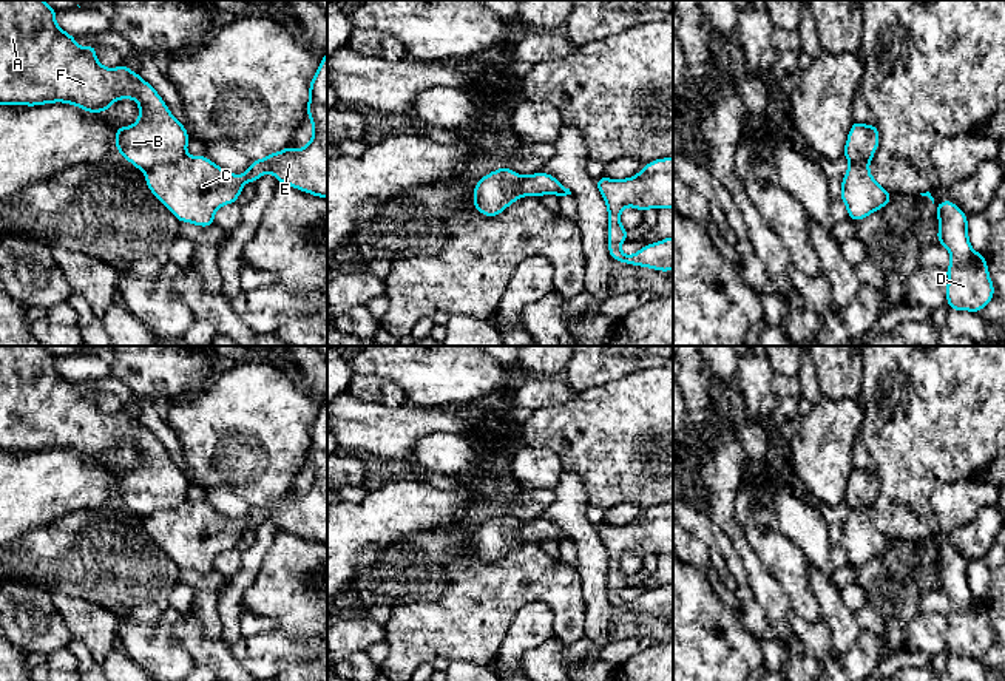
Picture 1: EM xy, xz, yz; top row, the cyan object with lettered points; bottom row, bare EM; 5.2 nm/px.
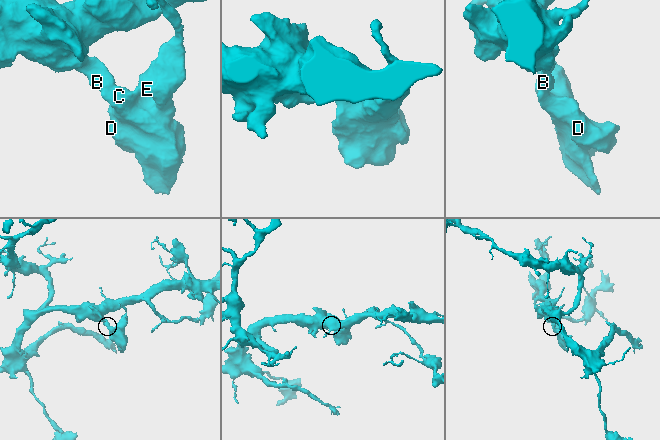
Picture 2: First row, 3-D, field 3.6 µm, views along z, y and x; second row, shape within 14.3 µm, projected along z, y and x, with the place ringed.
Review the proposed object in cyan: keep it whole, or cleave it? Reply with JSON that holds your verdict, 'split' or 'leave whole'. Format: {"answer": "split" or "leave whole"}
{"answer": "split"}

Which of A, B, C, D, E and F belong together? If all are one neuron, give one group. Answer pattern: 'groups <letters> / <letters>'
groups A B F / C D E

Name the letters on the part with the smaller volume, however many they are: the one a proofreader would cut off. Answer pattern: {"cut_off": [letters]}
{"cut_off": ["C", "D", "E"]}

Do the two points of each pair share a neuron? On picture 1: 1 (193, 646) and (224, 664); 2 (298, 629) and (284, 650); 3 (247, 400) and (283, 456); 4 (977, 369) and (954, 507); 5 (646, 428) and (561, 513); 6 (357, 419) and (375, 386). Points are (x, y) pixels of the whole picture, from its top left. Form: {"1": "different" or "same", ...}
{"1": "same", "2": "different", "3": "same", "4": "different", "5": "different", "6": "different"}

